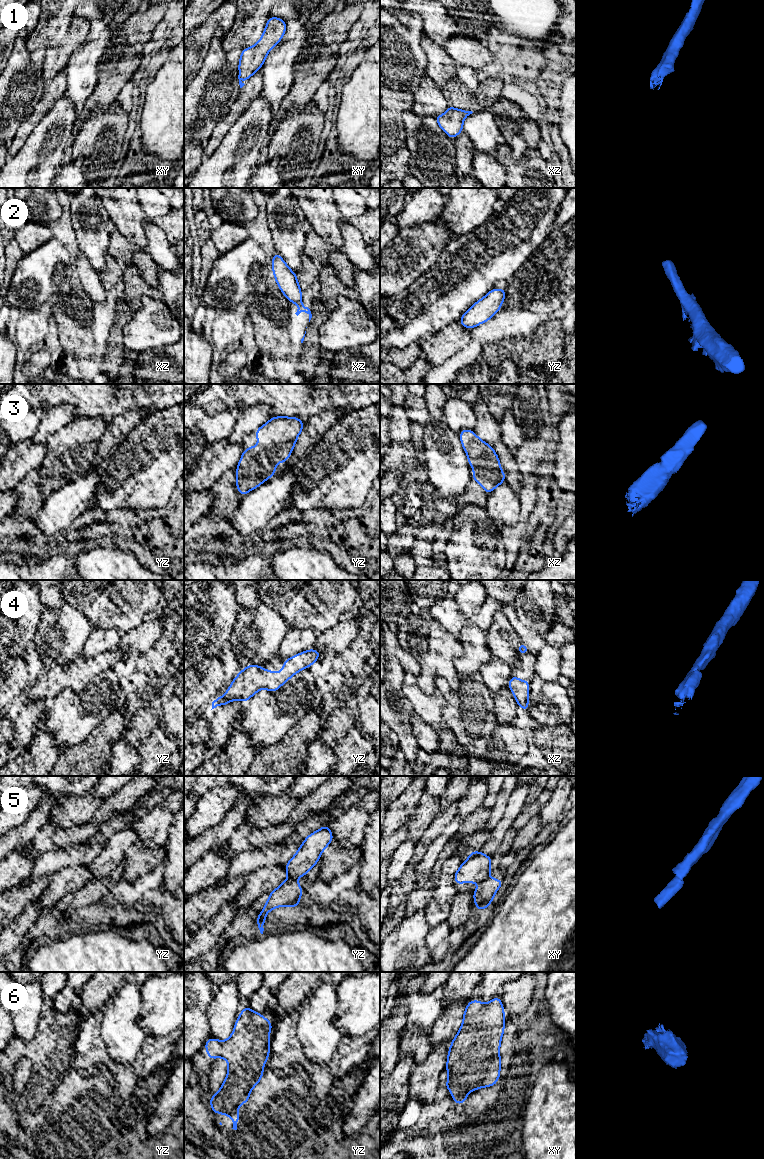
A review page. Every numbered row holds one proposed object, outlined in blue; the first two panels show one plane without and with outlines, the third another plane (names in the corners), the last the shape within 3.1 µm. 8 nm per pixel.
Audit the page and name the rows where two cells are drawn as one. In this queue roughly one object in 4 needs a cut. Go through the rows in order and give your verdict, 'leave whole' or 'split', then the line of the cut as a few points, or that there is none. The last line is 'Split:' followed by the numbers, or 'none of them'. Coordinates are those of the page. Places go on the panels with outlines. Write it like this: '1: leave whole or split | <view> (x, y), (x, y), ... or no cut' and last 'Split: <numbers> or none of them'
1: leave whole | no cut
2: leave whole | no cut
3: leave whole | no cut
4: leave whole | no cut
5: split | yz (288, 878), (295, 880)
6: leave whole | no cut
Split: 5

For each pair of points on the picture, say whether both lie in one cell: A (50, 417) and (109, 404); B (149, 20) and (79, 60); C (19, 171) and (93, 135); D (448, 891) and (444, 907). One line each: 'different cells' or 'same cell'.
A: different cells
B: different cells
C: different cells
D: same cell

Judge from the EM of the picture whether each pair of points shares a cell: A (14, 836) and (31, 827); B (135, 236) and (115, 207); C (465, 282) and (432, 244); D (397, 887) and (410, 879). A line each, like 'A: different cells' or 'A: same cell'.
A: same cell
B: same cell
C: different cells
D: same cell

